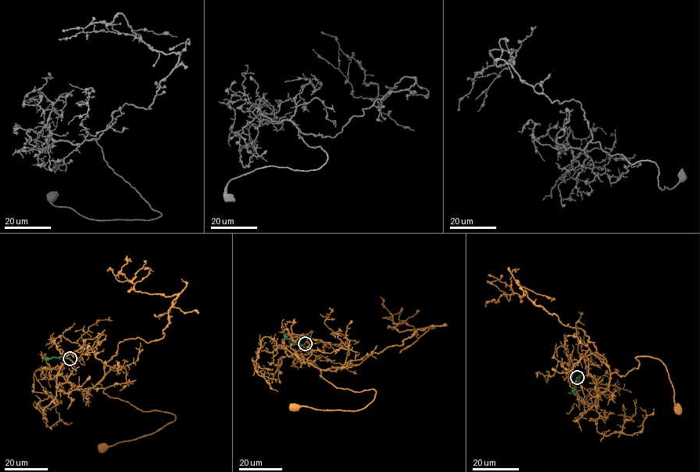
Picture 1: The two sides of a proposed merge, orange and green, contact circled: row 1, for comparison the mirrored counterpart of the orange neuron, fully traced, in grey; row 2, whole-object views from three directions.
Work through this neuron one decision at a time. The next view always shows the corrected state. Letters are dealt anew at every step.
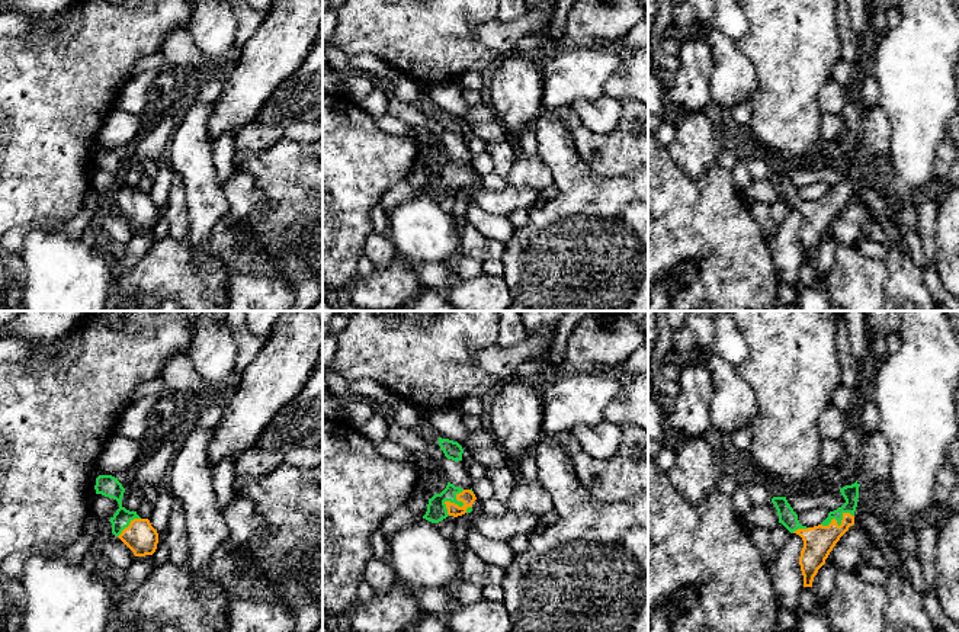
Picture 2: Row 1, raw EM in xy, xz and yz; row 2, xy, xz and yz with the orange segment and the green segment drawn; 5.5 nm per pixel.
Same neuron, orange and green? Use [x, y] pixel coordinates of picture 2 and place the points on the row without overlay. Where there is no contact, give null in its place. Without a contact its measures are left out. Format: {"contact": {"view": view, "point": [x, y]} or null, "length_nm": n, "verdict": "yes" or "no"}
{"contact": {"view": "xz", "point": [452, 177]}, "length_nm": 170, "verdict": "yes"}

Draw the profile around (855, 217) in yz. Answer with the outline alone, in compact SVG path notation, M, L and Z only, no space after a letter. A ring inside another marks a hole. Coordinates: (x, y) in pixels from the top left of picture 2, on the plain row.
M917 198L898 203L888 202L886 215L878 215L869 211L865 203L853 199L835 218L825 238L833 238L843 246L853 246L865 227L869 224L882 225L883 222L905 225L918 232Z

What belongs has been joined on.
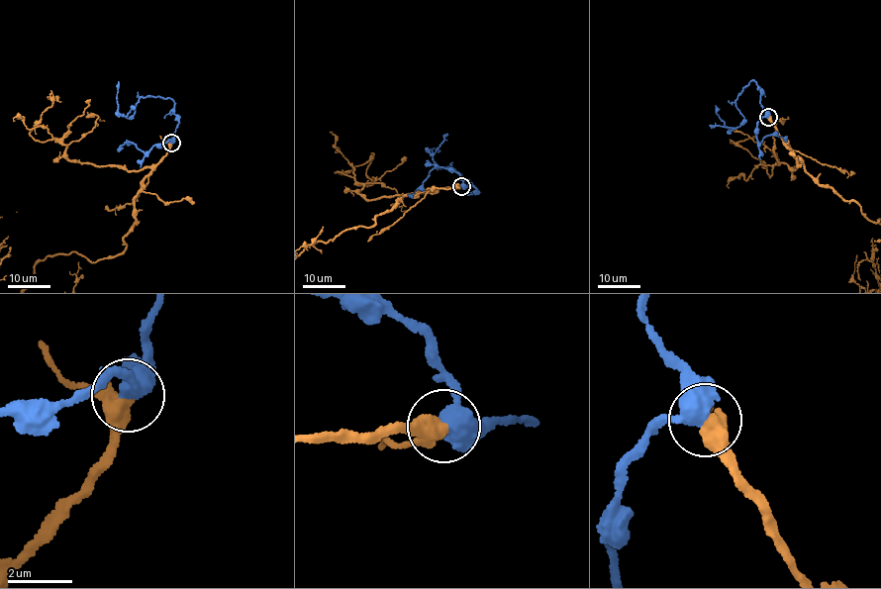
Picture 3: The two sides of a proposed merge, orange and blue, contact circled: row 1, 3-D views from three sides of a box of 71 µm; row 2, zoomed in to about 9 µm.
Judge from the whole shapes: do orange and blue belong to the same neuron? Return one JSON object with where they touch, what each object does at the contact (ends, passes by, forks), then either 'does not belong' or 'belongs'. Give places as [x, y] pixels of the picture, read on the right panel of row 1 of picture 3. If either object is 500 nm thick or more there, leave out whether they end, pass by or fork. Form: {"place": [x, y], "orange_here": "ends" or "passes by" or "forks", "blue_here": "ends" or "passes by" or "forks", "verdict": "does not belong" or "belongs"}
{"place": [768, 117], "verdict": "belongs"}

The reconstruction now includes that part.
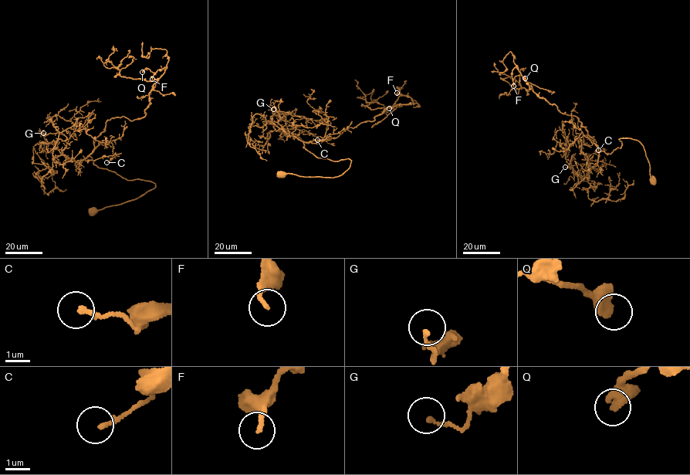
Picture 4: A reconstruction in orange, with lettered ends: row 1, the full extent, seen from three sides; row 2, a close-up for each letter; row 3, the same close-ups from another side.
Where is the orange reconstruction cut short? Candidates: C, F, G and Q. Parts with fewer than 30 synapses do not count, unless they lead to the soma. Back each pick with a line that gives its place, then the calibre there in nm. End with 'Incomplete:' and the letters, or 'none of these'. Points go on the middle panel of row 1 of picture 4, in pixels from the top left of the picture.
C: Place: (317, 140). Thickness 190 nm
Incomplete: C

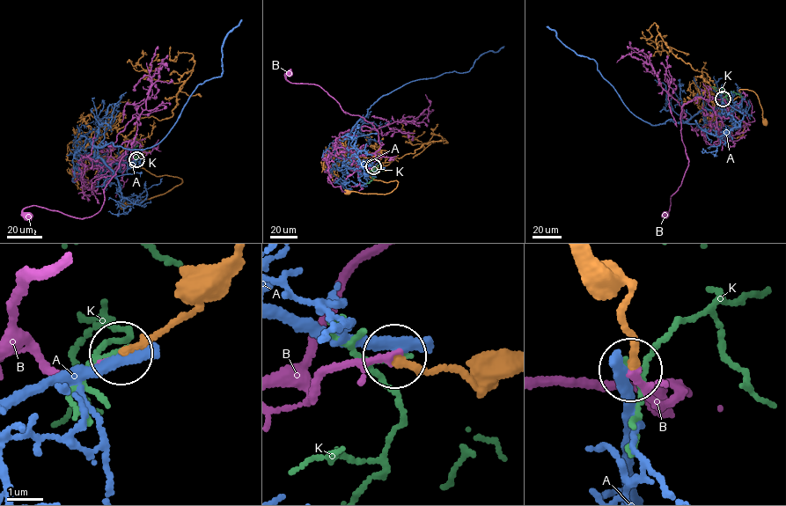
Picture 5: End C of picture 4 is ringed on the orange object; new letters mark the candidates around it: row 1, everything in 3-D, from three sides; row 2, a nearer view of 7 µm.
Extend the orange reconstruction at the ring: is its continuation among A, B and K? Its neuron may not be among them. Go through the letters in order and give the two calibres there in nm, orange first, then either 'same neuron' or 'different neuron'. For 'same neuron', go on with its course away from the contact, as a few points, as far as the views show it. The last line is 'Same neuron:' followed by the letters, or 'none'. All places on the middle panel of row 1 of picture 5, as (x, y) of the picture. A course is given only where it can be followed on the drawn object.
A: 200/420 nm | different neuron
B: 200/160 nm | different neuron
K: 200/100 nm | different neuron
Same neuron: none

